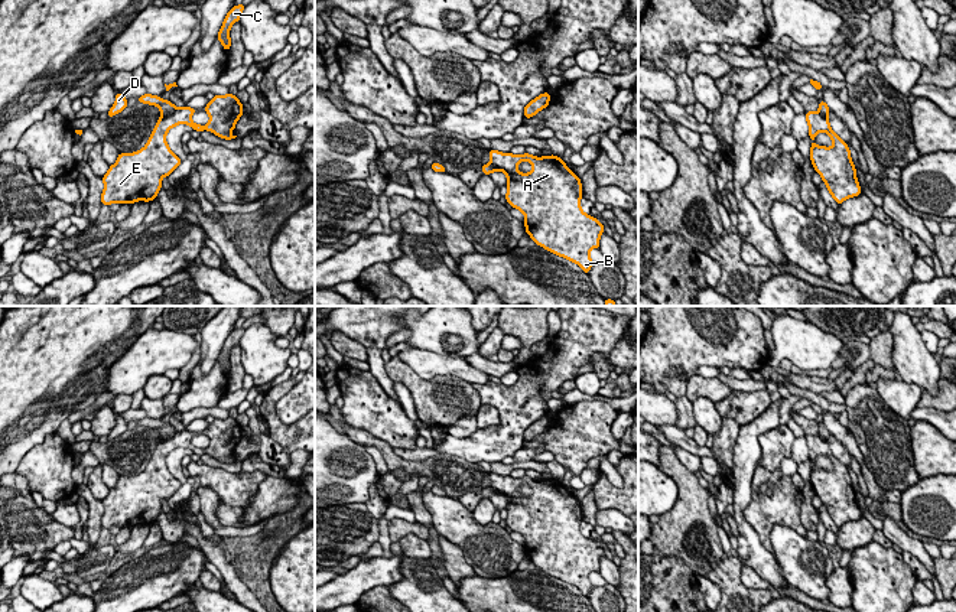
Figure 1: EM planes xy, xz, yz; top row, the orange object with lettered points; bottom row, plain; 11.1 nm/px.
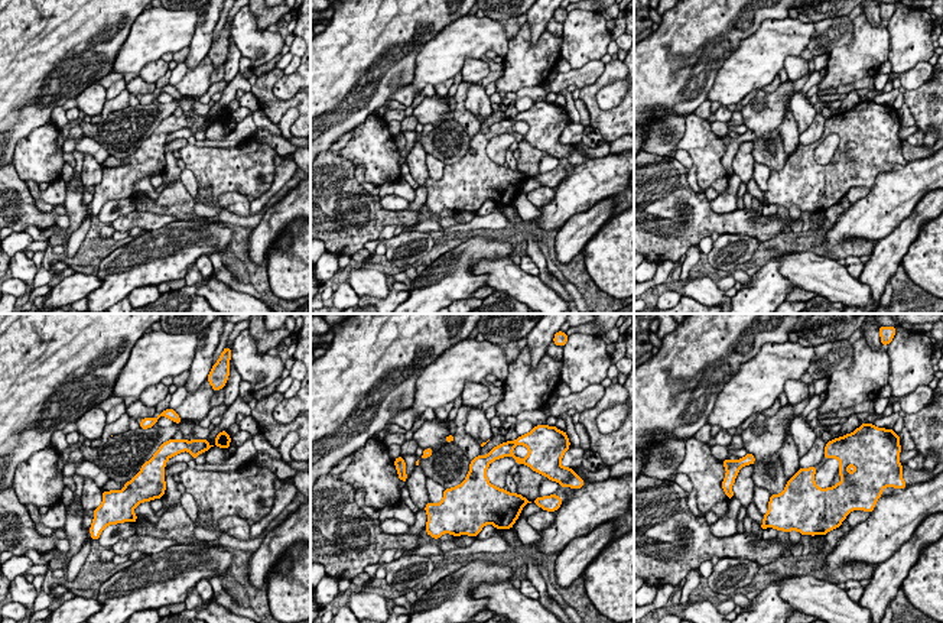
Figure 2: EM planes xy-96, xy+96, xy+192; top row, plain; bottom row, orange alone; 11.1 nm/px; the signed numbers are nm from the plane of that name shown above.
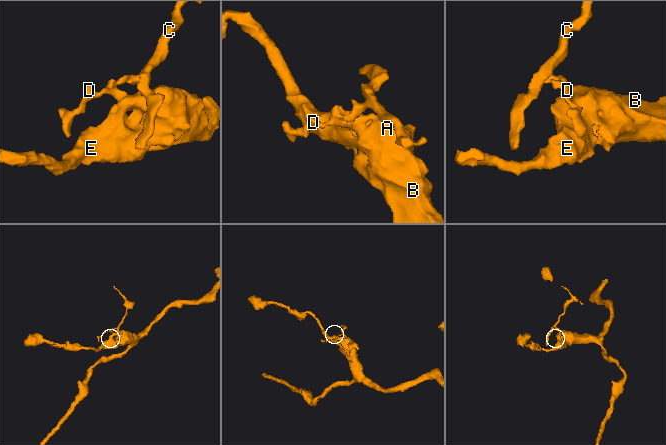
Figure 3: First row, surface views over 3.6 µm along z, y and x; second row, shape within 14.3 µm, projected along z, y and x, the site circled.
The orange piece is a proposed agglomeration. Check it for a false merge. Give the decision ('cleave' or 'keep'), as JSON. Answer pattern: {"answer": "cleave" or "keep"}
{"answer": "cleave"}

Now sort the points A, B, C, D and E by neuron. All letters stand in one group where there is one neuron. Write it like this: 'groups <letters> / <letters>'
groups A B E / C D

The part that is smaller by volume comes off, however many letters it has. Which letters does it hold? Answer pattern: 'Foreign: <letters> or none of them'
Foreign: C, D

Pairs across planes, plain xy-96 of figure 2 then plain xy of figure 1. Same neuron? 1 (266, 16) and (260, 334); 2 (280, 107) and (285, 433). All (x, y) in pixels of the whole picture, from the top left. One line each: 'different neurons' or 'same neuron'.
1: different neurons
2: same neuron

